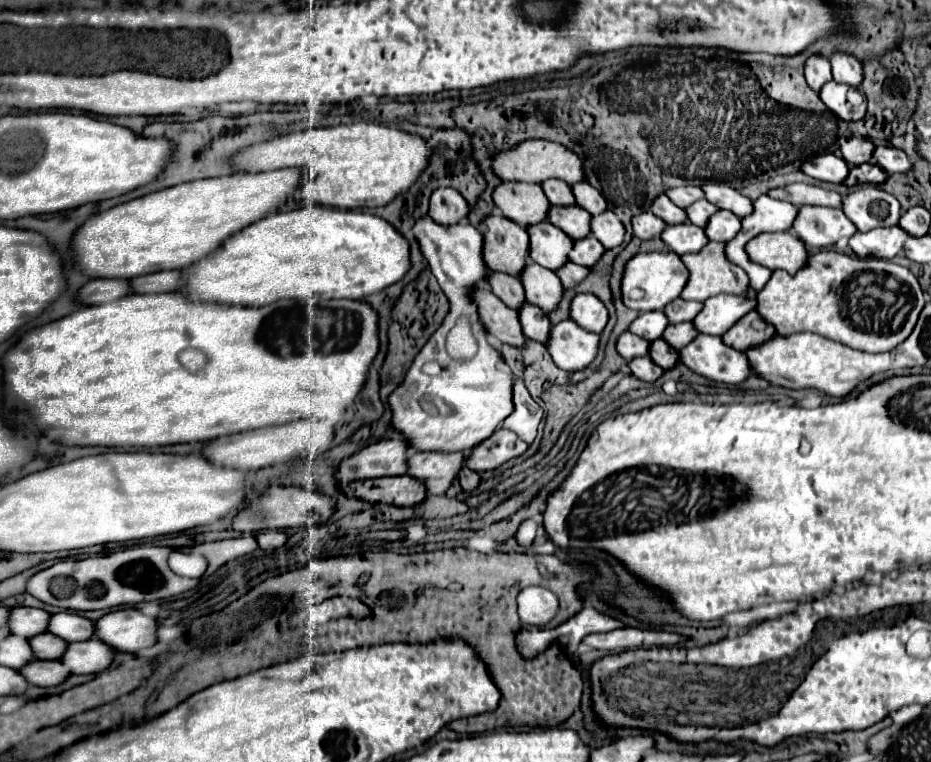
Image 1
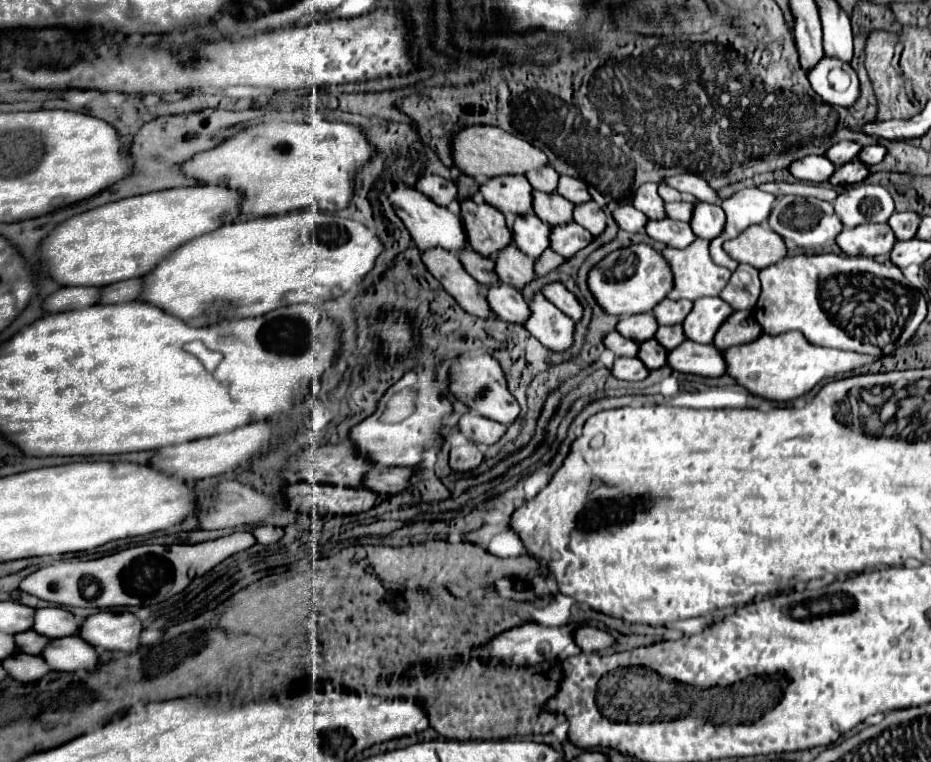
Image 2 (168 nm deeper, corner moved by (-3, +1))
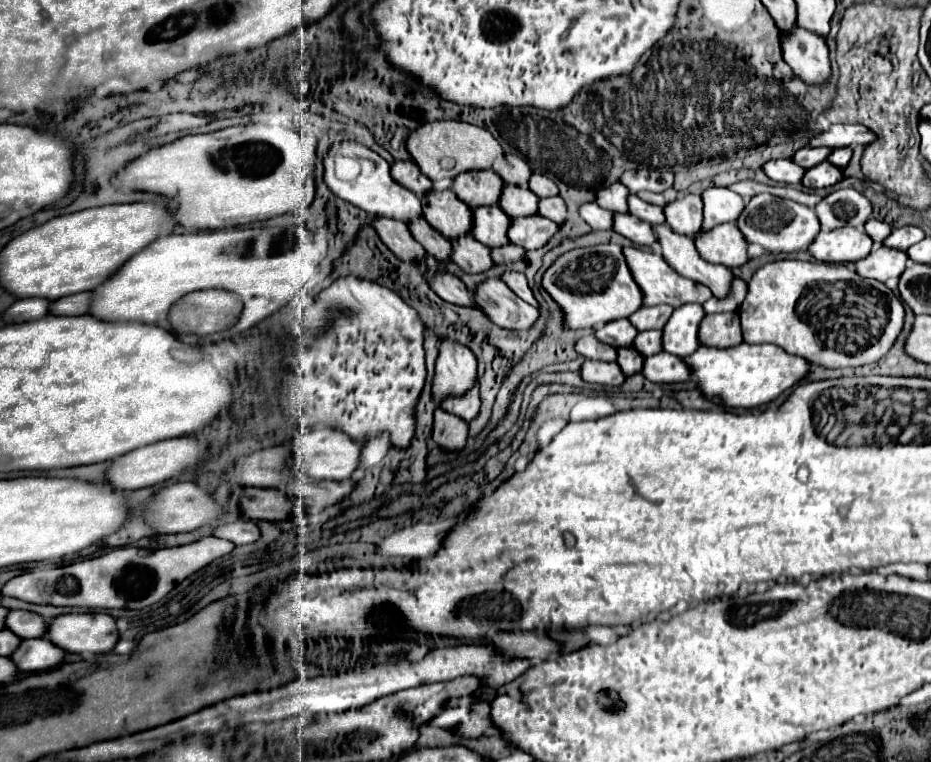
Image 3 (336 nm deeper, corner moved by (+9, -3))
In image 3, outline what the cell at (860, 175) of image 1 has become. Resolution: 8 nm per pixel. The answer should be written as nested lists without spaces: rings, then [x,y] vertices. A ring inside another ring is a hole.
[[[823,161],[823,163],[807,169],[807,173],[801,179],[801,185],[809,187],[809,189],[819,189],[819,187],[831,187],[831,185],[839,183],[841,179],[843,179],[841,169]]]

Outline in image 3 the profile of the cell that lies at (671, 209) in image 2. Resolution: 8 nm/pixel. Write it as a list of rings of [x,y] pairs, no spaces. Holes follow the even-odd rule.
[[[629,195],[627,197],[627,207],[629,207],[629,213],[631,215],[635,215],[635,217],[647,221],[647,223],[665,223],[663,209],[651,205],[651,203],[645,203],[637,195]]]

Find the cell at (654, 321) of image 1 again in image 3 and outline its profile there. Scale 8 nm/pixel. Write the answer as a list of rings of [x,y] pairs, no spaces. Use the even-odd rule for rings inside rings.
[[[627,319],[609,321],[605,327],[595,331],[595,337],[601,343],[607,343],[611,347],[627,347],[633,343],[635,335],[637,335],[637,329],[631,327],[631,323]]]

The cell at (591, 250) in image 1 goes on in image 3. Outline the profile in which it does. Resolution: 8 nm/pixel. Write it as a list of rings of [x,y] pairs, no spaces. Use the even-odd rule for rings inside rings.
[[[541,215],[513,217],[507,229],[507,239],[523,249],[539,249],[555,235],[557,229],[557,223],[551,223],[551,219]]]

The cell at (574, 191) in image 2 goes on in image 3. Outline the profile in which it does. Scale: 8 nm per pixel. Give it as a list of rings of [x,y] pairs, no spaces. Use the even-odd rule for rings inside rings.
[[[533,173],[529,177],[529,183],[527,187],[537,195],[537,197],[553,197],[553,195],[559,195],[559,189],[555,187],[555,183],[551,179],[547,179],[545,175],[539,175],[539,173]]]

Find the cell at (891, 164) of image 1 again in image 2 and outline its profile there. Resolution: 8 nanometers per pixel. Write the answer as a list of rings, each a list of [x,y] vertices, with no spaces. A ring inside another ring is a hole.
[[[869,145],[869,147],[863,147],[859,161],[863,161],[867,167],[871,167],[871,165],[881,163],[885,159],[885,155],[887,155],[887,149],[883,145]]]

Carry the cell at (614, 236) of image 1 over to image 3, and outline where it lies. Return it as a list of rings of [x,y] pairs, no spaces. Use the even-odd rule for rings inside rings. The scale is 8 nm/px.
[[[543,197],[539,199],[539,215],[561,225],[565,221],[565,203],[559,197]]]

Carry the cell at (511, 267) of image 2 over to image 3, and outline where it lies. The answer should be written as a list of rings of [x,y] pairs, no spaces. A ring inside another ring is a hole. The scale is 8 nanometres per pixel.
[[[461,235],[451,239],[451,261],[457,263],[465,273],[483,273],[487,271],[493,261],[489,257],[489,247],[479,243],[473,235]]]

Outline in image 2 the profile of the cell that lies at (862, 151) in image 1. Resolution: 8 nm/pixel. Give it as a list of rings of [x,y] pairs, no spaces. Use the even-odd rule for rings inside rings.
[[[839,141],[835,147],[831,147],[825,155],[827,159],[831,159],[837,167],[841,167],[843,163],[849,163],[849,161],[855,161],[861,153],[861,145],[855,143],[855,141]]]

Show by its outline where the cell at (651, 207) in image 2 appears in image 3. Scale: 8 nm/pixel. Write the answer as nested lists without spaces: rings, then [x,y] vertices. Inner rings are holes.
[[[613,183],[595,193],[595,203],[609,211],[627,213],[627,195],[629,195],[627,187],[623,187],[621,183]]]

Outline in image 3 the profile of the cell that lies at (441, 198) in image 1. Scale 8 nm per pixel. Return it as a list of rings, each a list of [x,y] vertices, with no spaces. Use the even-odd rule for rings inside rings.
[[[395,161],[391,165],[391,177],[419,197],[433,187],[431,179],[427,179],[427,175],[423,175],[413,161]]]

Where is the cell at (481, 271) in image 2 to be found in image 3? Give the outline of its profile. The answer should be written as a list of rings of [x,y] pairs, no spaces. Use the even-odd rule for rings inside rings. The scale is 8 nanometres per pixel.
[[[423,217],[411,219],[407,225],[409,225],[409,231],[415,237],[415,241],[419,241],[429,255],[435,255],[435,259],[439,259],[439,261],[447,261],[451,243],[439,231],[435,231],[429,223],[425,223]]]

